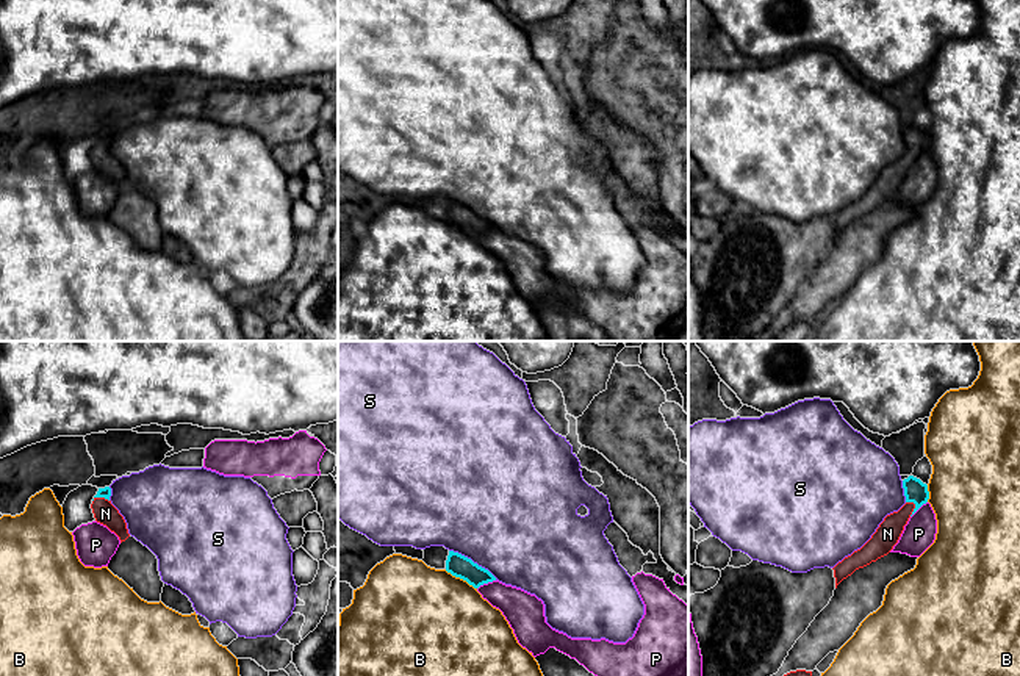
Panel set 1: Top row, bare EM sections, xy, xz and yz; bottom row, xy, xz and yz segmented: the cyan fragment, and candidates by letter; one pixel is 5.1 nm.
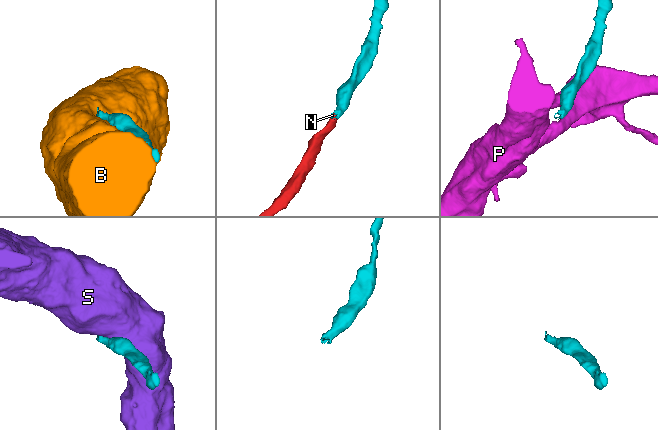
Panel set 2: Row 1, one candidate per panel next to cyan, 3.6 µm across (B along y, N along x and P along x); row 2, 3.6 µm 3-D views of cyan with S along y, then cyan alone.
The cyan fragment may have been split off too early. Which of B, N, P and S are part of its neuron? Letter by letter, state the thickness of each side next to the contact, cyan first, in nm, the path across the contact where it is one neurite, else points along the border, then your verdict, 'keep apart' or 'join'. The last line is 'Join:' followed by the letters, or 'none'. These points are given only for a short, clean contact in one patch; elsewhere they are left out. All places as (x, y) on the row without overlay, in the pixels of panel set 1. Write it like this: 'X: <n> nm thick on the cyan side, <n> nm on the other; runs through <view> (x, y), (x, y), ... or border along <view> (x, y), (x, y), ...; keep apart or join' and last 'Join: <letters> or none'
B: 120 nm thick on the cyan side, 480 nm on the other; keep apart
N: 120 nm thick on the cyan side, 120 nm on the other; runs through yz (915, 141), (915, 155), (887, 183); join
P: 120 nm thick on the cyan side, 190 nm on the other; keep apart
S: 120 nm thick on the cyan side, 500 nm on the other; keep apart
Join: N

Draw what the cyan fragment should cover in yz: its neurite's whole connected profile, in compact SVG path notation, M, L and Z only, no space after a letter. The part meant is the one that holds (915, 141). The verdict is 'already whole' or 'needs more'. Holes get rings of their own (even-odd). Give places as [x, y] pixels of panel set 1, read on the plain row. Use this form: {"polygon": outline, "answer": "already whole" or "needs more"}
{"polygon": "M914 125L903 130L903 138L906 153L898 161L887 164L871 188L860 199L854 200L832 218L835 238L856 219L887 205L898 192L909 167L929 149L928 135Z", "answer": "needs more"}

